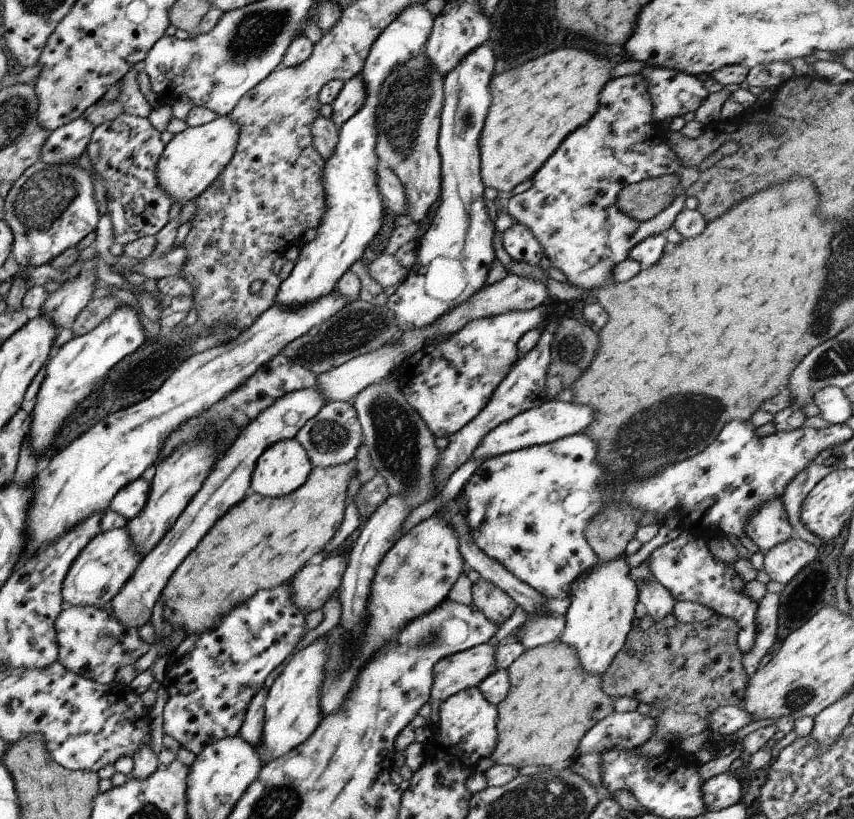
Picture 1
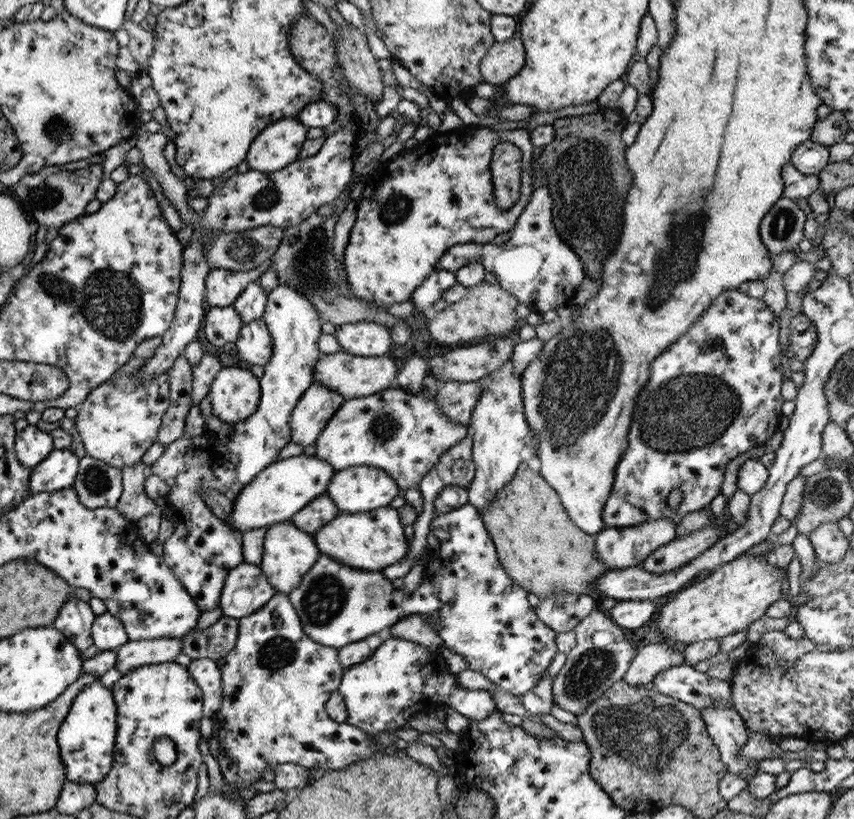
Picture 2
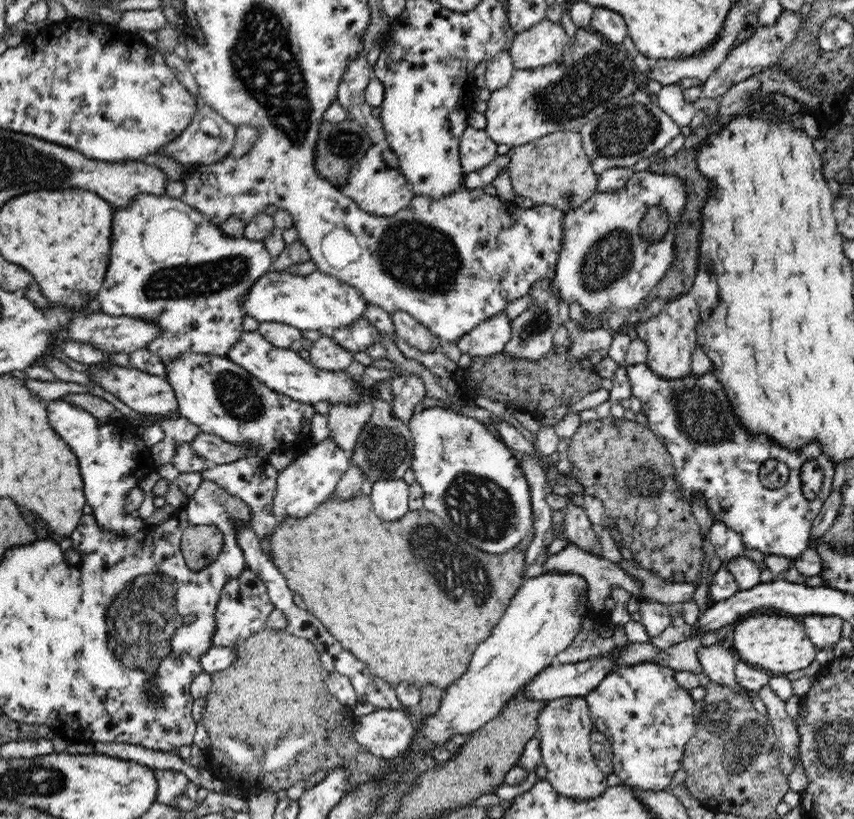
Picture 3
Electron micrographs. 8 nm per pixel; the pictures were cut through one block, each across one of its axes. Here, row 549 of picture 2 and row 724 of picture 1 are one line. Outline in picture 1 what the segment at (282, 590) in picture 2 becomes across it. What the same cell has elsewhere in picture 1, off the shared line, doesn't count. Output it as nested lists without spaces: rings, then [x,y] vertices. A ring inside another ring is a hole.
[[[318,637],[305,648],[289,656],[285,666],[268,688],[264,702],[264,721],[261,742],[254,749],[257,758],[264,765],[281,758],[286,752],[305,742],[322,719],[319,710],[319,686],[323,682],[323,668],[329,654],[329,642]]]

